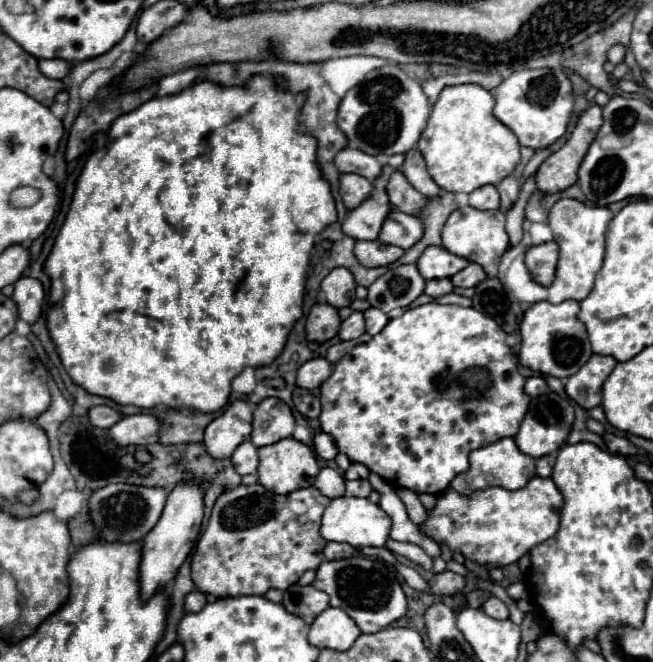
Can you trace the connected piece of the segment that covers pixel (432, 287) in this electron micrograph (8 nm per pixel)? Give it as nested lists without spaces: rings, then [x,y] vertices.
[[[443,278],[443,280],[429,280],[427,286],[425,286],[425,294],[429,294],[431,298],[439,298],[439,296],[445,296],[453,292],[453,284],[449,278]]]

